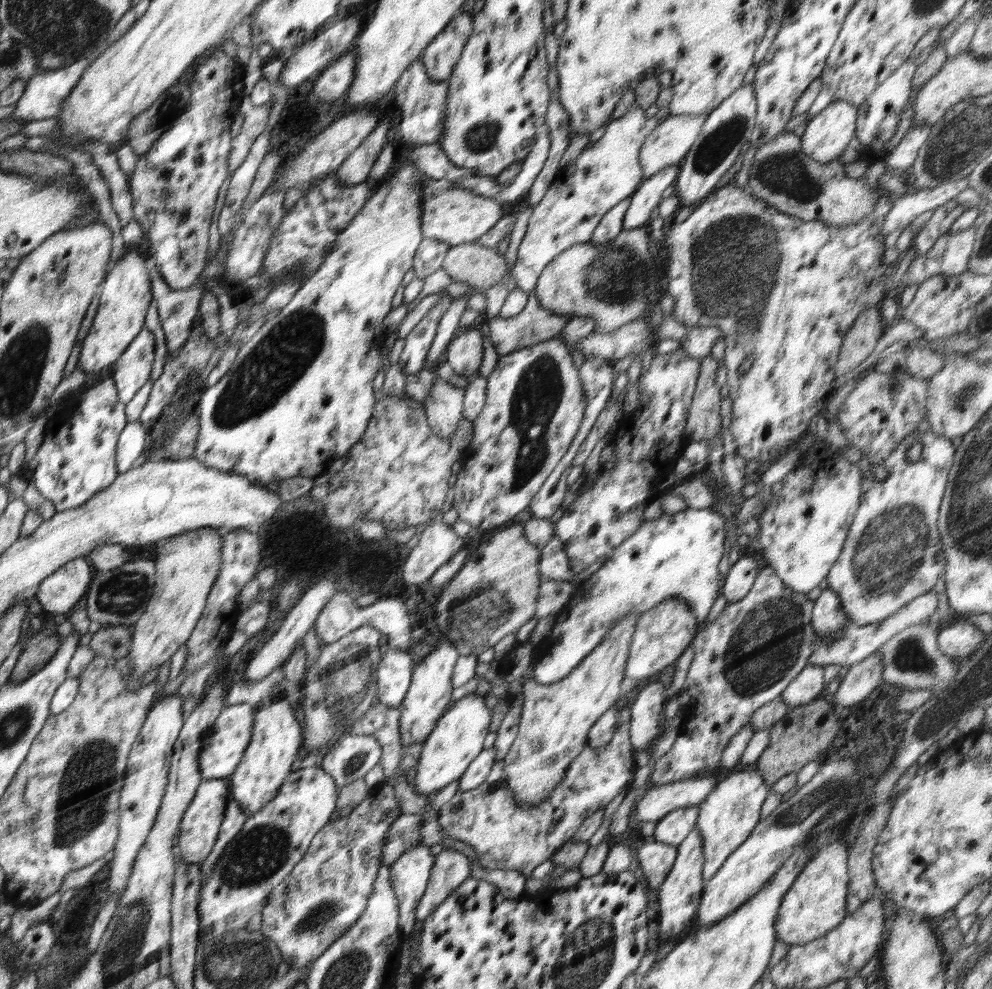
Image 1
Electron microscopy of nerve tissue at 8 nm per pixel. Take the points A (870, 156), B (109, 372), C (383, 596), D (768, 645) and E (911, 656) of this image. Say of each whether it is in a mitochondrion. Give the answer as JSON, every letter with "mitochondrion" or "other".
{"A":"other","B":"other","C":"other","D":"mitochondrion","E":"mitochondrion"}

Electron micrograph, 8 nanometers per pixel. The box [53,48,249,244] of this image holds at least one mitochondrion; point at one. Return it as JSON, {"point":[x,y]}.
{"point":[169,109]}

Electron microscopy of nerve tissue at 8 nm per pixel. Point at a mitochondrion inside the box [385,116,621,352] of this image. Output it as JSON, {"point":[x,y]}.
{"point":[481,137]}

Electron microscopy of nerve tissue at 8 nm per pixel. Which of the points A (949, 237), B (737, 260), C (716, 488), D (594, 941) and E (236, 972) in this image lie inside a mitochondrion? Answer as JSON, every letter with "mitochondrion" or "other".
{"A":"other","B":"mitochondrion","C":"other","D":"mitochondrion","E":"mitochondrion"}

